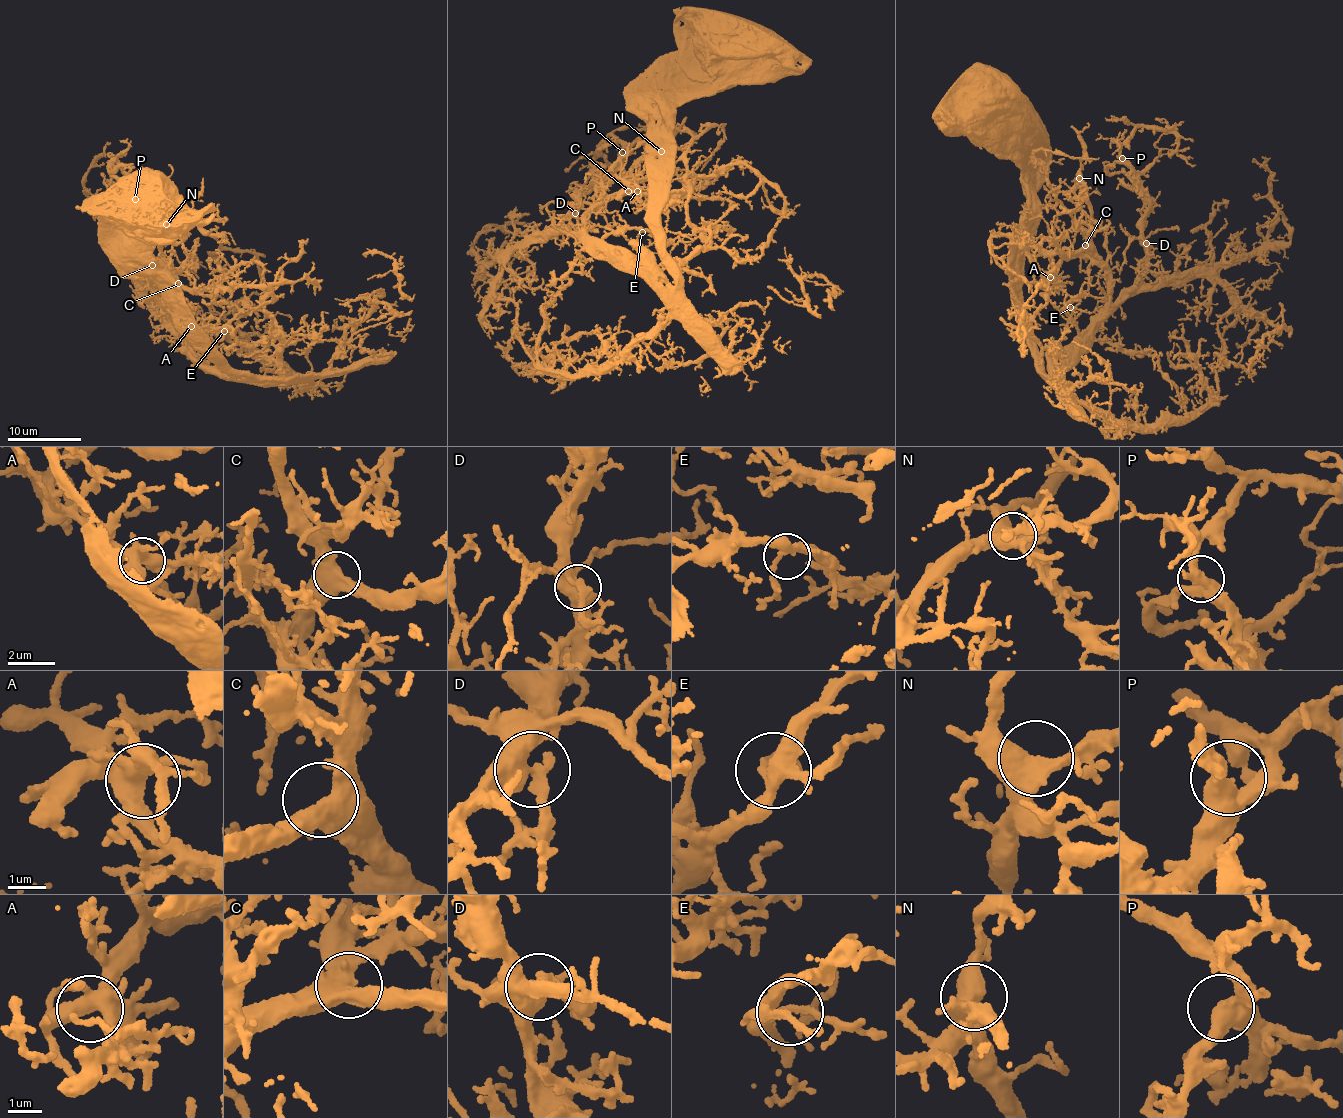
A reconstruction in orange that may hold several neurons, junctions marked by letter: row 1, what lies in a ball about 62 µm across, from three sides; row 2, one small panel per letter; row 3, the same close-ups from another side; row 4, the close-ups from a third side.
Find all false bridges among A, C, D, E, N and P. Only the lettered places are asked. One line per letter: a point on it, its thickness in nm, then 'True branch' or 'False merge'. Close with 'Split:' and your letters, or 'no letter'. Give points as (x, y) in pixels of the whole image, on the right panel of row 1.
A: Place: (1050, 277). Thickness 480 nm. True branch
C: Place: (1085, 245). Thickness 500 nm. True branch
D: Place: (1146, 243). Thickness 440 nm. True branch
E: Place: (1070, 307). Thickness 260 nm. True branch
N: Place: (1079, 178). Thickness 460 nm. True branch
P: Place: (1122, 158). Thickness 400 nm. True branch
Split: no letter

